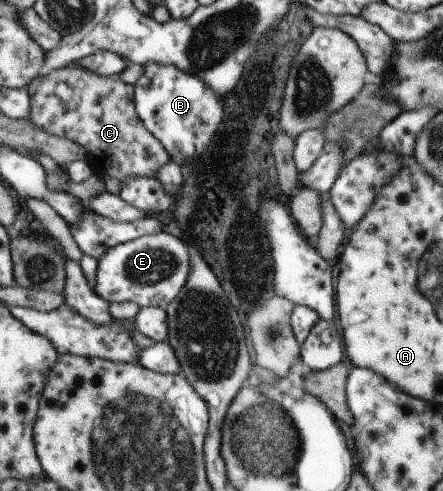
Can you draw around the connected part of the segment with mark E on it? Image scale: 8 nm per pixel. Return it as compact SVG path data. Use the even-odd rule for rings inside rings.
M155 233L146 235L116 248L110 249L101 259L98 260L96 291L110 304L135 302L141 308L145 306L157 306L168 309L177 297L181 295L189 283L189 273L192 271L192 264L189 261L189 241L173 233Z

